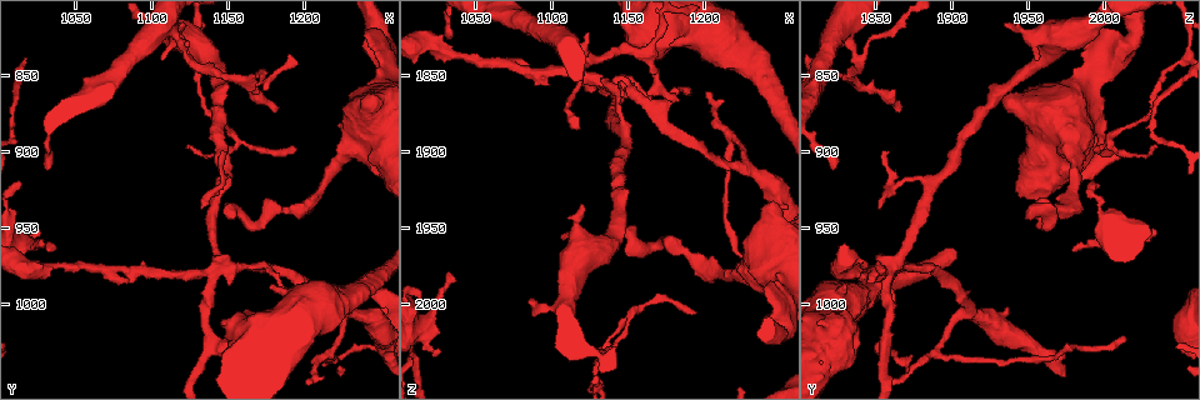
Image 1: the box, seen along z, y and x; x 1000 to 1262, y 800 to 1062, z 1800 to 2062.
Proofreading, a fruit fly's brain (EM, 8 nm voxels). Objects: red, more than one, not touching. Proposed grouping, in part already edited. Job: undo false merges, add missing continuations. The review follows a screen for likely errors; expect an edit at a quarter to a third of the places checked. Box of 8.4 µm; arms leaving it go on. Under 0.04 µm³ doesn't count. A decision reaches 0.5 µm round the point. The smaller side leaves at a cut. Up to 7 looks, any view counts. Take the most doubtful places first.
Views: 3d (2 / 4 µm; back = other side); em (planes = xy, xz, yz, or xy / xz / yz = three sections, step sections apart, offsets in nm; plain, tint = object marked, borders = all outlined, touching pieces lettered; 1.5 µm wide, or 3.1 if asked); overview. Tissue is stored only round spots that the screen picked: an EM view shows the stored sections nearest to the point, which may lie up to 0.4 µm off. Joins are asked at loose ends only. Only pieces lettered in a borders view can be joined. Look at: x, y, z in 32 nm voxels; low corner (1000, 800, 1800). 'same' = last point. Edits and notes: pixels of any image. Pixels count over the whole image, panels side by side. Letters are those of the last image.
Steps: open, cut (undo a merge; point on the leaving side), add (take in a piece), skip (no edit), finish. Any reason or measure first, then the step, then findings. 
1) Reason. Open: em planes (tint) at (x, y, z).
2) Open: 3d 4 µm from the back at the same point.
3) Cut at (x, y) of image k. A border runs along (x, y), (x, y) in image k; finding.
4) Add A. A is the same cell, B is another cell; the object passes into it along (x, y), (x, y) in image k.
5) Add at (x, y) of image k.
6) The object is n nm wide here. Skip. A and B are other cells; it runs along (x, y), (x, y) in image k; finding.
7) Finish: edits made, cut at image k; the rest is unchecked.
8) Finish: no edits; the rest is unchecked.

Stops while still wide. Open: em planes (borders) at (1242, 828, 1986).

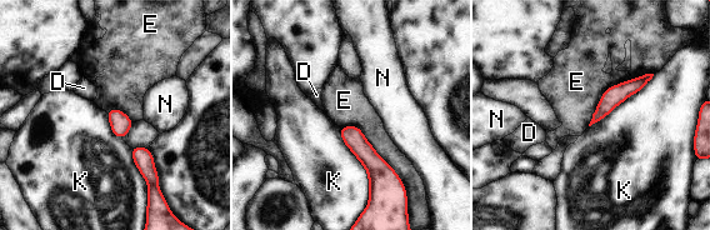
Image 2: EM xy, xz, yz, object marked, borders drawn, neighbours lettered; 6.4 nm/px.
Skip. D, E, K and N are other cells; none of them fits.

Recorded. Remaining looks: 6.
Thick end. Open: em yz step 4 (borders) at (1246, 864, 1932).

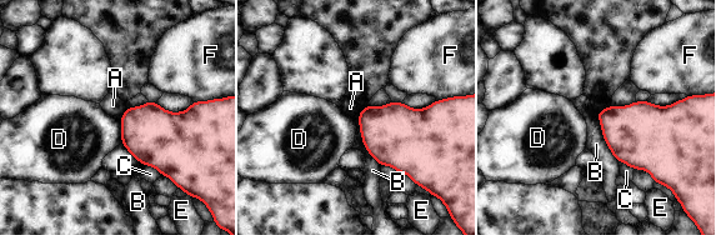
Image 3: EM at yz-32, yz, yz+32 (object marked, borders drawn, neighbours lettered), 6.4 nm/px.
Skip. A, B, C, D, E and F are other cells; a border runs along (595, 113), (605, 144), (619, 161) in image 3; none of them fits.

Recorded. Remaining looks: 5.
Arms part here. Open: 3d 2 µm at (1112, 820, 1834).

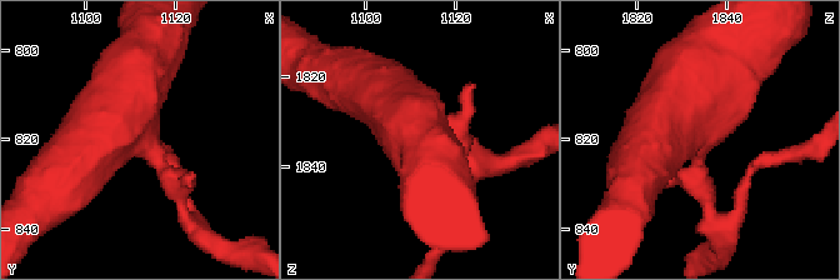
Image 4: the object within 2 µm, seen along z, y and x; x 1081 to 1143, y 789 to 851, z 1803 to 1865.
3 arms meet here; the arms are 160, 360, 400 nm wide. Open: em planes (borders) at (1111, 818, 1834).

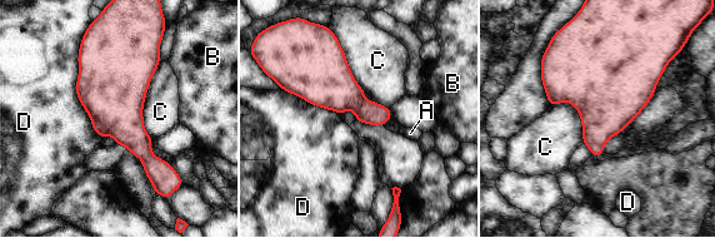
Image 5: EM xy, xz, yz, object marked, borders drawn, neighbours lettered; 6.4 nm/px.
The object is 110 nm wide here. Skip. A, B, C and D are other cells; continuous, no second neuron.

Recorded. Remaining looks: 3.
Finish: no edits; the rest is unchecked.

